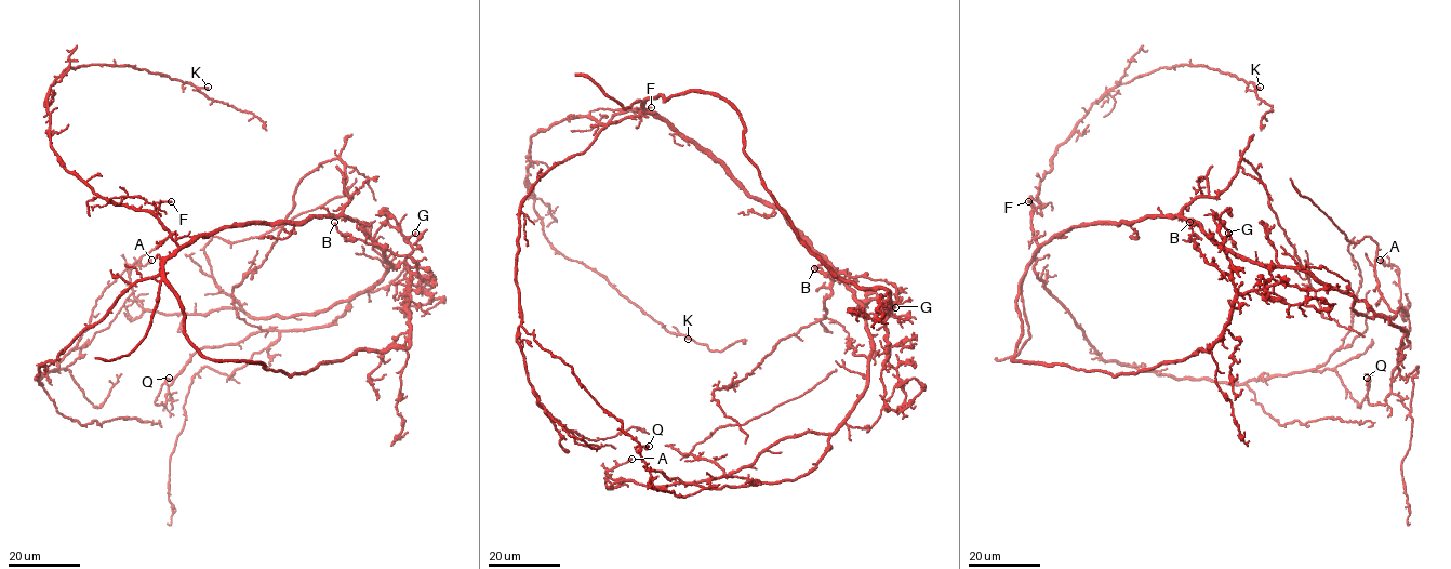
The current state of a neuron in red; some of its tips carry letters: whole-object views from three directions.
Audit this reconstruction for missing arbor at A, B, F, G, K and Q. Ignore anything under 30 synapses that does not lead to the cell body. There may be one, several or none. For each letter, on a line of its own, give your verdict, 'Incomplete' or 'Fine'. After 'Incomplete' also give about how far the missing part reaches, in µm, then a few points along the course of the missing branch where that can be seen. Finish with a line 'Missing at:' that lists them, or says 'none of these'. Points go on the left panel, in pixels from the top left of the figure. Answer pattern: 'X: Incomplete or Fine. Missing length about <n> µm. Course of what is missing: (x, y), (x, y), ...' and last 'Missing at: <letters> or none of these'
A: Fine
B: Fine
F: Fine
G: Fine
K: Fine
Q: Fine
Missing at: none of these

